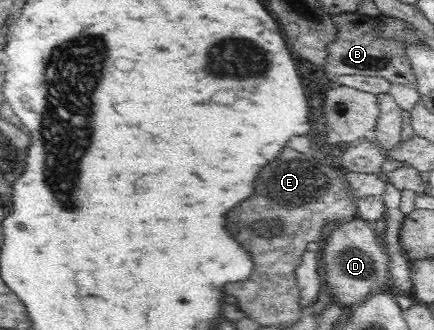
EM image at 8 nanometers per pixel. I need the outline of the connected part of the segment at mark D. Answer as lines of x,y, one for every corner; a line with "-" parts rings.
354,217
342,221
321,242
320,255
324,261
323,285
329,288
332,302
348,310
385,285
391,284
387,253
382,249
376,230
370,223

